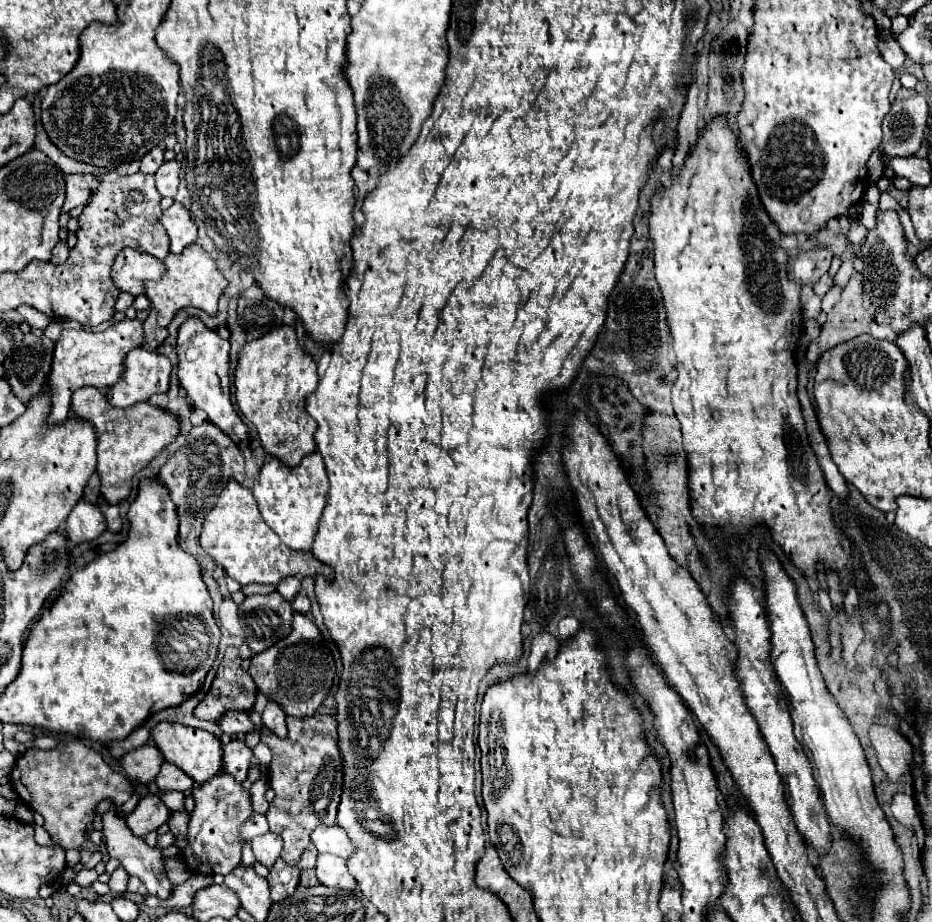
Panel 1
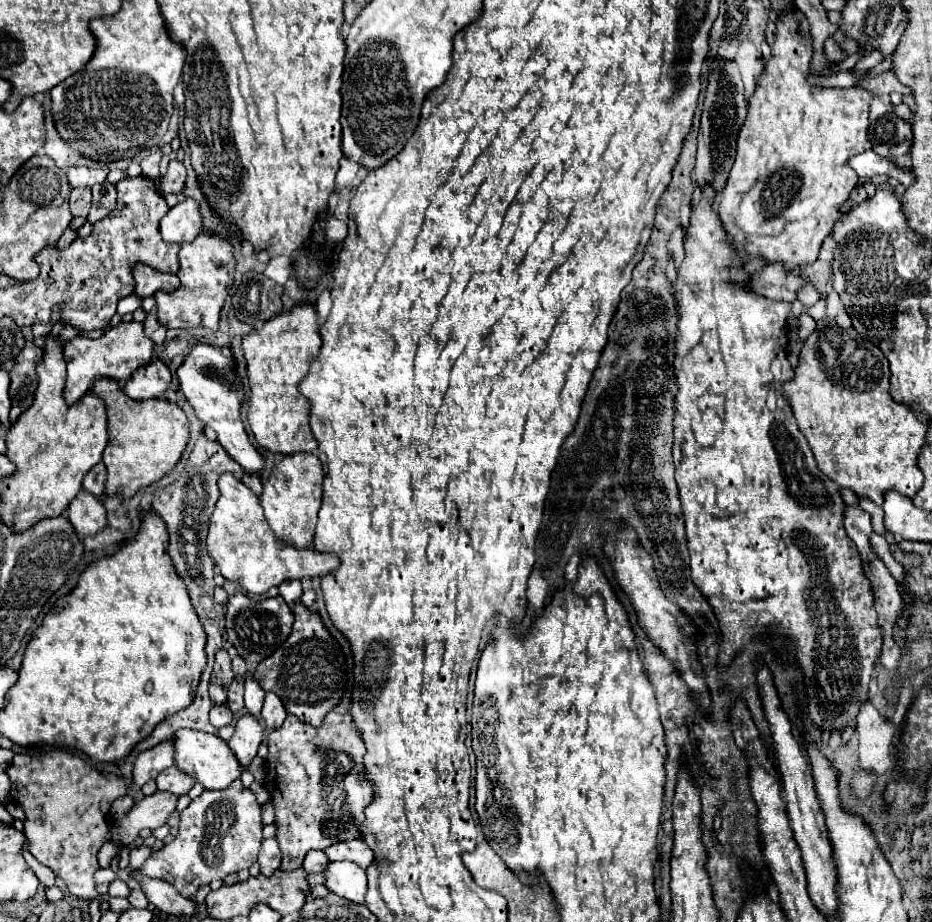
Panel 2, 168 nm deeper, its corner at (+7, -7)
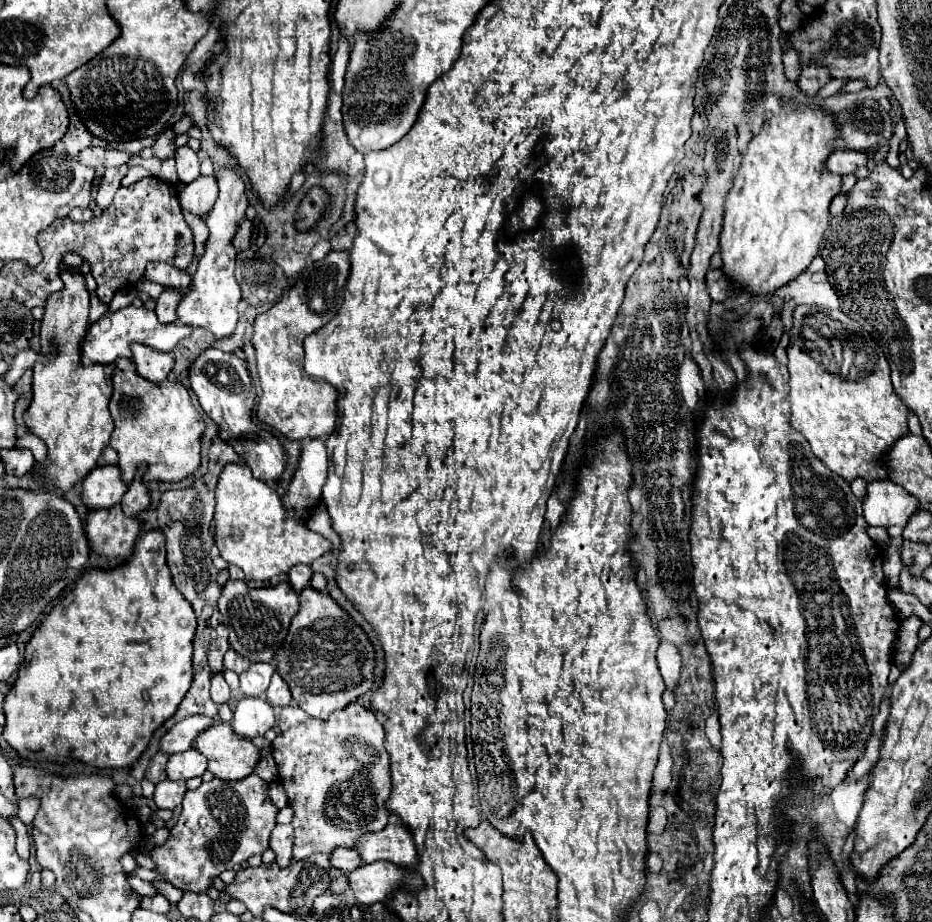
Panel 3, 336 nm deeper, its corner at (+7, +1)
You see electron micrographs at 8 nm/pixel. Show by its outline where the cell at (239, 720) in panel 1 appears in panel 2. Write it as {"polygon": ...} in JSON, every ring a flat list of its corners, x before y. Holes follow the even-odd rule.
{"polygon":[[213,705,211,709,211,725,213,727,225,727,233,721,233,713,227,705]]}

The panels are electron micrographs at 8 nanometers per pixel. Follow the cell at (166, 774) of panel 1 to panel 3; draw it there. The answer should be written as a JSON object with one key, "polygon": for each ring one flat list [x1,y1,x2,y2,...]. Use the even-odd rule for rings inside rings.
{"polygon":[[189,749,179,755,171,755,165,767,167,779,171,781,187,781,191,777,201,777,205,769,207,769,207,761,195,749]]}

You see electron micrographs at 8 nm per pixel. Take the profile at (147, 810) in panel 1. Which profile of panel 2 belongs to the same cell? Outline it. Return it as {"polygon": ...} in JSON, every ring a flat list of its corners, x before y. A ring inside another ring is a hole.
{"polygon":[[157,791,151,797,141,799,125,817,115,821,111,827,111,841,117,845,129,845,135,837,139,837,141,829,157,829,165,825,175,807,177,795,167,791]]}

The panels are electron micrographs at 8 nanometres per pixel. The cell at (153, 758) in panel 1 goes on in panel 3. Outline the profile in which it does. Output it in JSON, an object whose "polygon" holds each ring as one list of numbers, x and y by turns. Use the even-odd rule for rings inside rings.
{"polygon":[[185,717,183,721,175,723,159,741,159,751,167,755,175,755,181,751,191,749,193,739,211,725,207,717]]}

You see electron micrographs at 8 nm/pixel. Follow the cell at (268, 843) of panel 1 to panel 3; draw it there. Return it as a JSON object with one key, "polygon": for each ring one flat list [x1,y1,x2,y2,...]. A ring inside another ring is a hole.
{"polygon":[[275,825,271,831,269,847,275,853,275,863,279,867,287,867,291,861,291,847,293,847,293,827,291,825]]}

